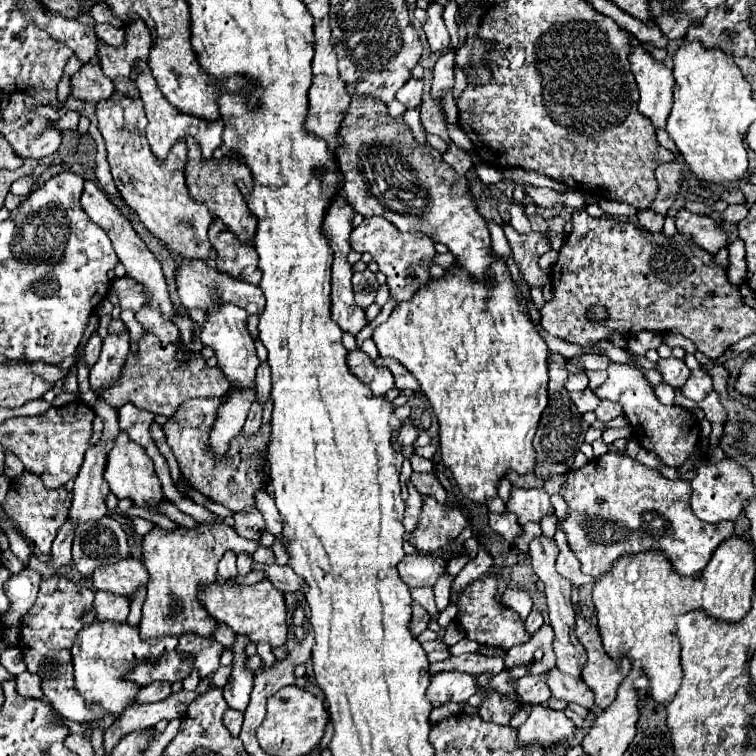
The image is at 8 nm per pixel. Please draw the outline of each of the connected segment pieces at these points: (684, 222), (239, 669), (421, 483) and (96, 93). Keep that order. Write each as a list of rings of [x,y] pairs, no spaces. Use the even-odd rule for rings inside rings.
[[[681,210],[677,212],[675,220],[679,232],[693,236],[693,240],[711,254],[717,254],[721,248],[727,248],[729,244],[727,232],[711,216],[699,216],[689,210]]]
[[[237,634],[233,646],[229,648],[233,652],[233,672],[231,678],[227,682],[227,686],[223,688],[223,696],[227,700],[227,706],[239,712],[245,712],[247,704],[249,704],[249,696],[251,696],[251,688],[253,688],[253,672],[245,666],[247,654],[245,654],[245,646],[249,644],[247,636]]]
[[[413,472],[411,474],[413,476],[413,484],[415,484],[415,488],[417,488],[417,492],[421,494],[421,496],[425,496],[425,494],[431,494],[431,496],[435,496],[439,502],[445,502],[447,504],[447,494],[445,494],[445,490],[443,490],[443,486],[439,484],[439,480],[437,480],[437,476],[435,474],[417,474],[417,472]]]
[[[89,62],[71,78],[71,94],[85,102],[97,104],[99,100],[105,100],[105,96],[111,96],[113,90],[113,82],[103,74],[99,64]]]

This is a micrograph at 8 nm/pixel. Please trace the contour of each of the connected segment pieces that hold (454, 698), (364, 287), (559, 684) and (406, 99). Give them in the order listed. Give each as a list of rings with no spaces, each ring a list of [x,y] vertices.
[[[439,672],[431,676],[429,700],[439,706],[447,702],[467,702],[477,692],[477,682],[465,672]]]
[[[367,268],[365,272],[355,272],[353,274],[353,288],[355,288],[355,302],[361,308],[367,308],[369,304],[375,302],[379,282],[377,282],[375,274]]]
[[[551,668],[547,672],[547,686],[555,698],[565,698],[567,702],[577,702],[585,708],[593,706],[593,696],[587,684],[583,684],[581,678],[561,674],[557,668]]]
[[[409,78],[403,88],[397,92],[397,100],[405,104],[405,108],[415,108],[421,104],[421,94],[423,94],[423,80]]]

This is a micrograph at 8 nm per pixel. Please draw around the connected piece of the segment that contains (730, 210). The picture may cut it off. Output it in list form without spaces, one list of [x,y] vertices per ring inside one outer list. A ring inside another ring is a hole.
[[[733,204],[733,206],[727,206],[727,210],[721,214],[721,220],[723,220],[723,222],[737,224],[737,222],[741,222],[747,214],[749,214],[749,206],[747,206],[747,204]]]

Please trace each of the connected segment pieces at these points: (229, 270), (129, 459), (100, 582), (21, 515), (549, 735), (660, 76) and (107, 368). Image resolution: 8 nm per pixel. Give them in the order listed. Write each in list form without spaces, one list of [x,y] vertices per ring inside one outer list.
[[[213,218],[209,226],[209,242],[219,252],[217,270],[249,284],[259,284],[261,272],[257,266],[257,252],[253,242],[241,242],[219,218]]]
[[[123,430],[115,436],[113,448],[107,452],[105,480],[109,482],[109,488],[117,498],[131,498],[139,508],[155,508],[155,504],[163,498],[161,482],[155,474],[153,460],[147,456],[145,448],[135,444]]]
[[[129,556],[129,558],[117,560],[115,564],[109,564],[105,568],[97,568],[93,572],[91,580],[93,580],[95,590],[107,590],[113,594],[133,598],[135,590],[141,584],[147,584],[149,574],[141,560]]]
[[[25,470],[21,476],[11,480],[11,488],[9,488],[7,498],[3,500],[1,506],[3,506],[5,514],[17,522],[21,534],[29,536],[29,540],[33,542],[33,546],[39,552],[51,552],[51,544],[55,540],[55,534],[63,526],[63,522],[67,520],[71,500],[73,500],[73,496],[65,488],[49,490],[49,488],[45,488],[45,484],[39,476]]]
[[[537,704],[531,706],[527,722],[521,724],[517,730],[521,744],[529,744],[529,742],[549,744],[573,736],[575,724],[565,716],[565,712],[551,710],[545,704]]]
[[[641,46],[633,48],[629,60],[641,92],[639,112],[649,118],[655,128],[665,128],[671,110],[673,72],[647,54]]]
[[[121,332],[121,334],[109,334],[103,342],[103,350],[101,356],[97,360],[97,364],[91,368],[91,388],[99,394],[99,390],[115,384],[115,380],[119,378],[121,366],[127,358],[129,352],[129,332]]]

